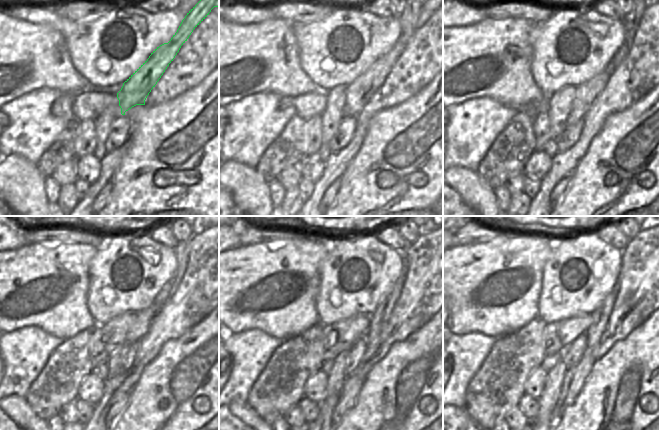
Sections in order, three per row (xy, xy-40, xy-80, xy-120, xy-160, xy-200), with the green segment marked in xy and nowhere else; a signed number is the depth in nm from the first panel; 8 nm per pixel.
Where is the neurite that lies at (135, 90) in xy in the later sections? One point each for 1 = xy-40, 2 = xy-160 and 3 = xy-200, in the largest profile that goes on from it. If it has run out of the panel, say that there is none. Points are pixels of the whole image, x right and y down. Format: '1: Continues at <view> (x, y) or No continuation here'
1: Continues at xy-40 (359, 92)
2: Continues at xy-160 (335, 379)
3: Continues at xy-200 (547, 401)

